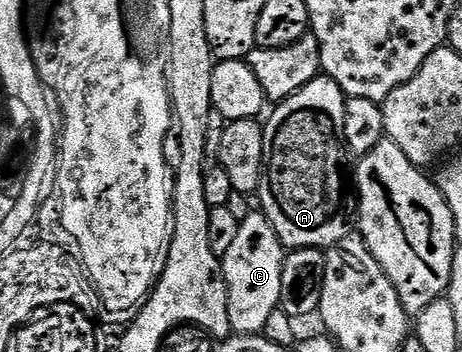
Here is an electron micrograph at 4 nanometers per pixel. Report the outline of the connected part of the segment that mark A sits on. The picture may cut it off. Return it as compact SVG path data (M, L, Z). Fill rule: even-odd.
M327 77L311 79L289 99L271 108L272 116L264 129L264 174L258 192L259 210L275 217L276 232L285 248L332 247L350 233L348 206L354 203L354 187L350 182L349 156L344 142L346 96L334 80Z

